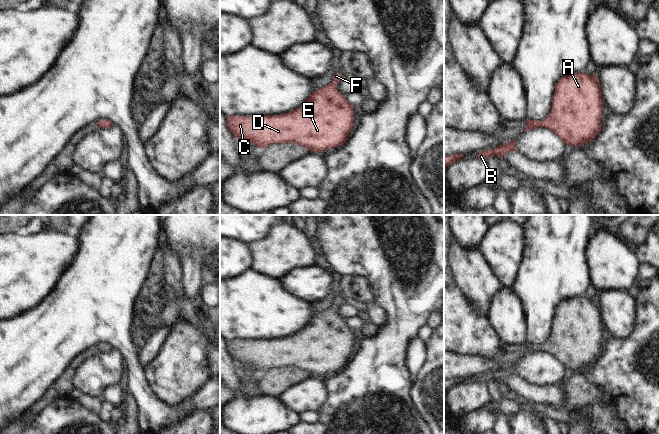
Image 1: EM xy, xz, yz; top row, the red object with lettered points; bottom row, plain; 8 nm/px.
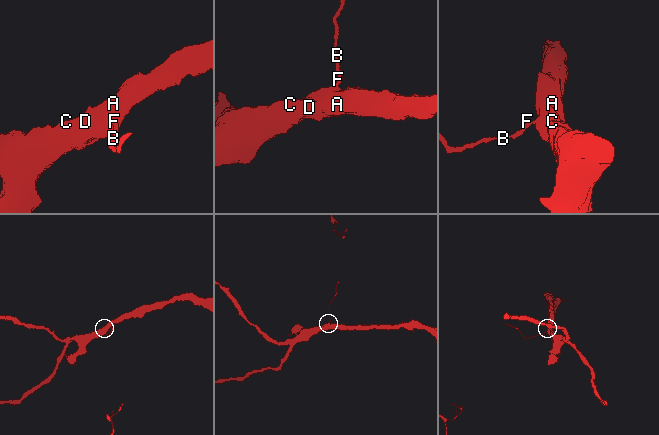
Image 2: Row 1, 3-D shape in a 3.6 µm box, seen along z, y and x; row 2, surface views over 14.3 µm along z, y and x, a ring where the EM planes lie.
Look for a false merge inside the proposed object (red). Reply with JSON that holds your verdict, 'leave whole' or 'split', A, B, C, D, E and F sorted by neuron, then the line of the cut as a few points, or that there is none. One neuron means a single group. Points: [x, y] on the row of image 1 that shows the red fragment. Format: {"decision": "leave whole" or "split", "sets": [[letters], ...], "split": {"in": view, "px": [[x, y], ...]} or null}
{"decision": "leave whole", "sets": [["A", "B", "C", "D", "E", "F"]], "split": null}

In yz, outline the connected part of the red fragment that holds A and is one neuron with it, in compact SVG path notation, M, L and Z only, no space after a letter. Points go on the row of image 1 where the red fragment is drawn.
M585 72L566 75L556 84L548 117L544 121L527 118L524 133L545 127L566 145L579 147L599 134L603 107L602 88L597 75Z

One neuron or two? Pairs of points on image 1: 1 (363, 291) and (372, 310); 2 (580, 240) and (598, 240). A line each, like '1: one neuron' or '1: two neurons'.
1: two neurons
2: two neurons

